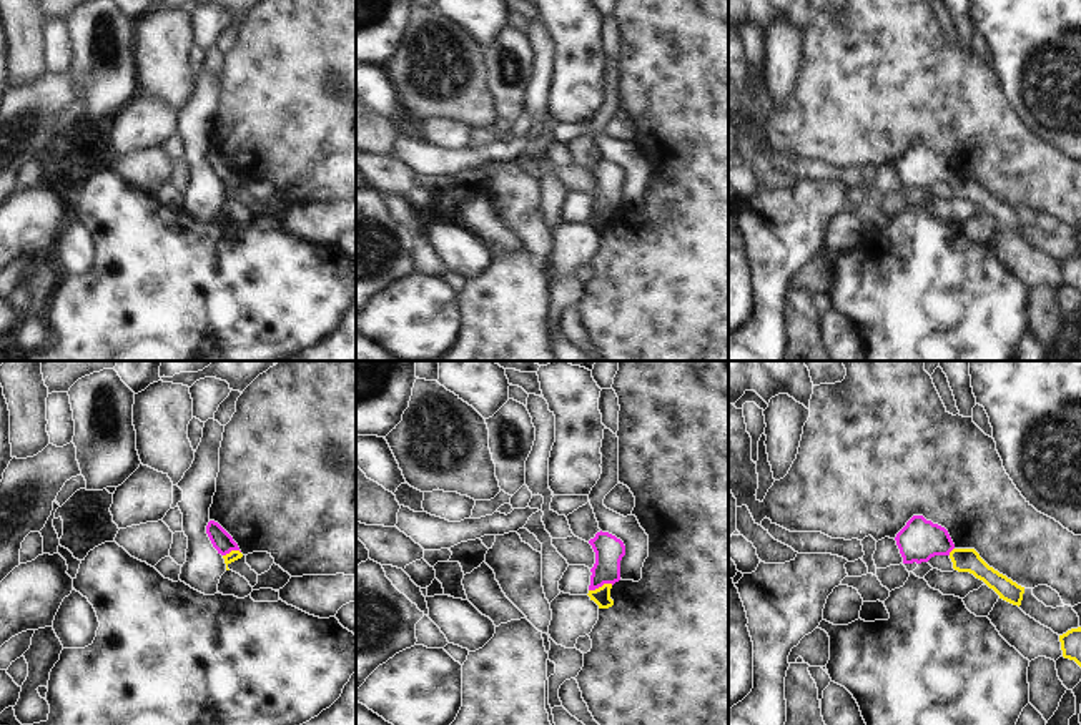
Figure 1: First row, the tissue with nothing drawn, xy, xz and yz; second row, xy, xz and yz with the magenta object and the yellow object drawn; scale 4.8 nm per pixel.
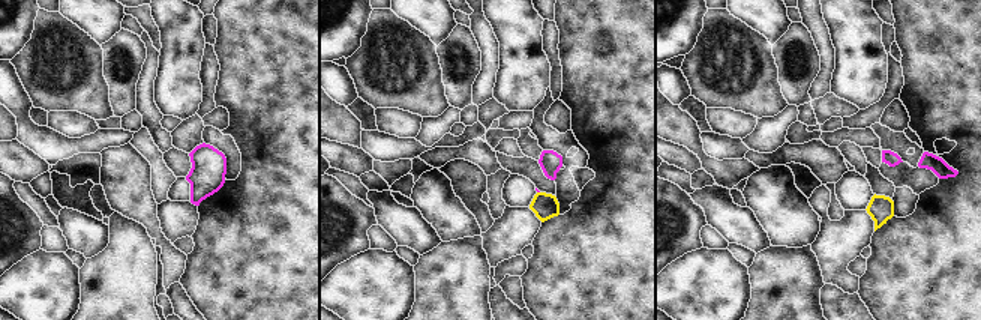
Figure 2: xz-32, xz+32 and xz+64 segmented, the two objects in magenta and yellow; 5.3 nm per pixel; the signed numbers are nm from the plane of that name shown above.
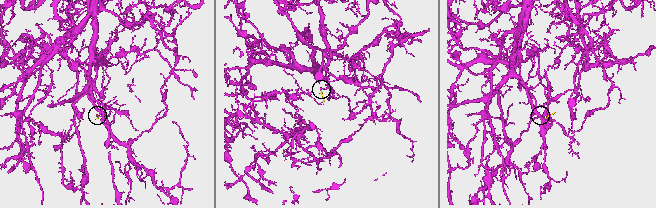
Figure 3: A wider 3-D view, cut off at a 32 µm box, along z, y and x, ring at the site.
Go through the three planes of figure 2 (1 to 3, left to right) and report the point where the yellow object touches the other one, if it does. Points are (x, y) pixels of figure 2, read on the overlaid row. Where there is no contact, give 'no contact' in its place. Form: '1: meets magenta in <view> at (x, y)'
1: no contact
2: no contact
3: no contact

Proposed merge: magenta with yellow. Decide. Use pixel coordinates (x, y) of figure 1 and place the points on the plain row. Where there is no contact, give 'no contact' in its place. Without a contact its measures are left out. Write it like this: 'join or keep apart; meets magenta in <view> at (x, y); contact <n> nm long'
join; meets magenta in xz at (601, 213); contact 120 nm long

